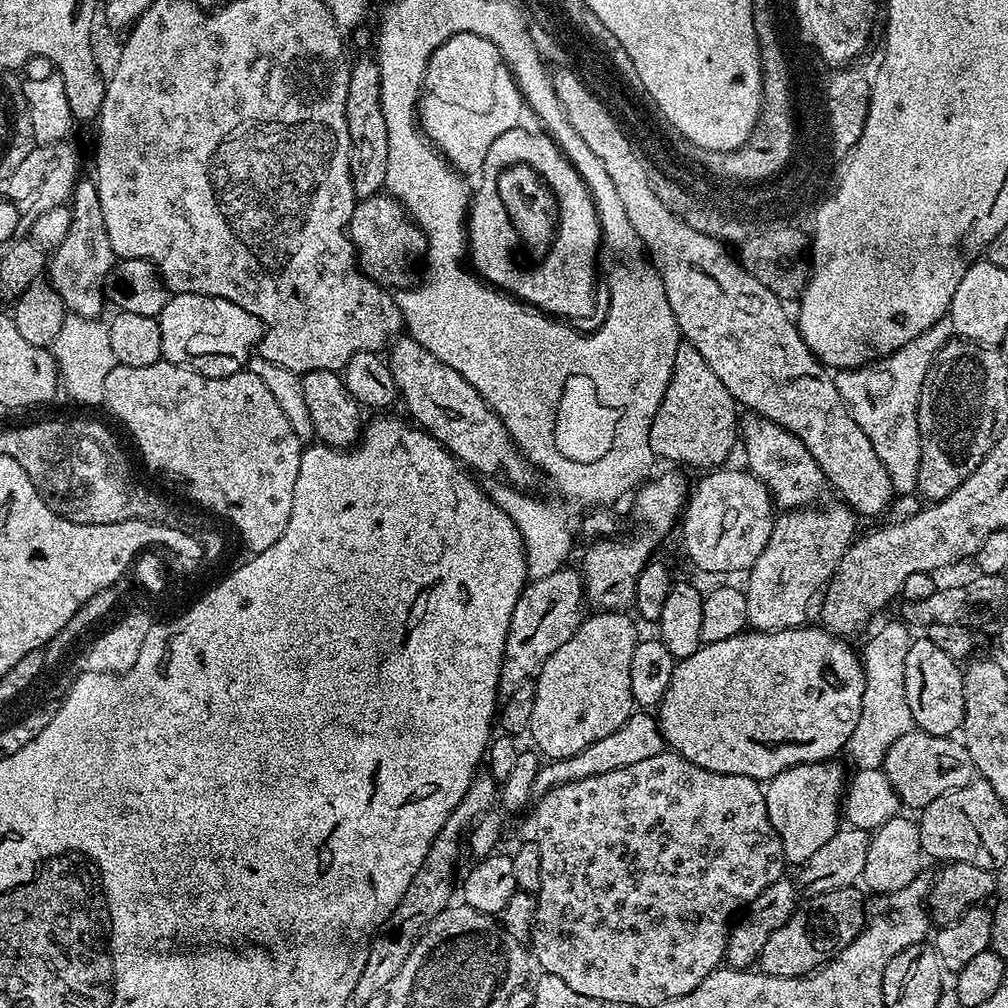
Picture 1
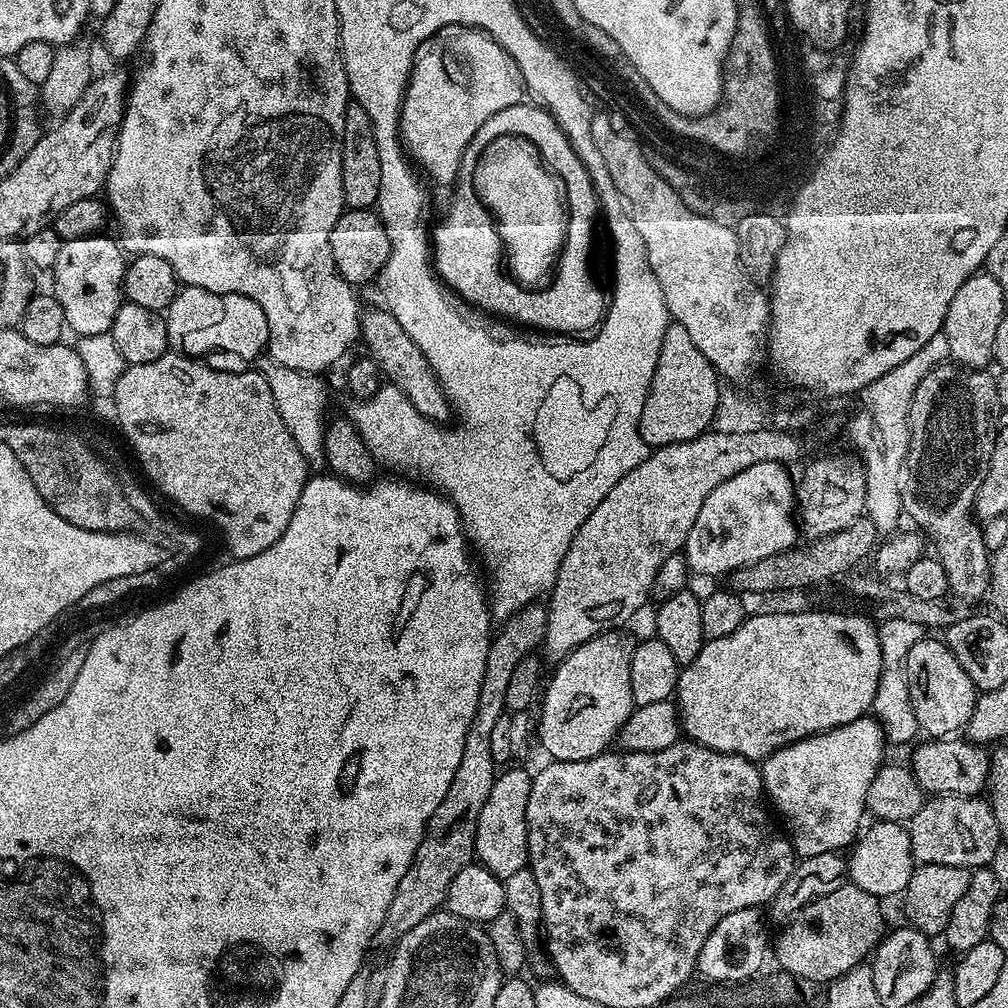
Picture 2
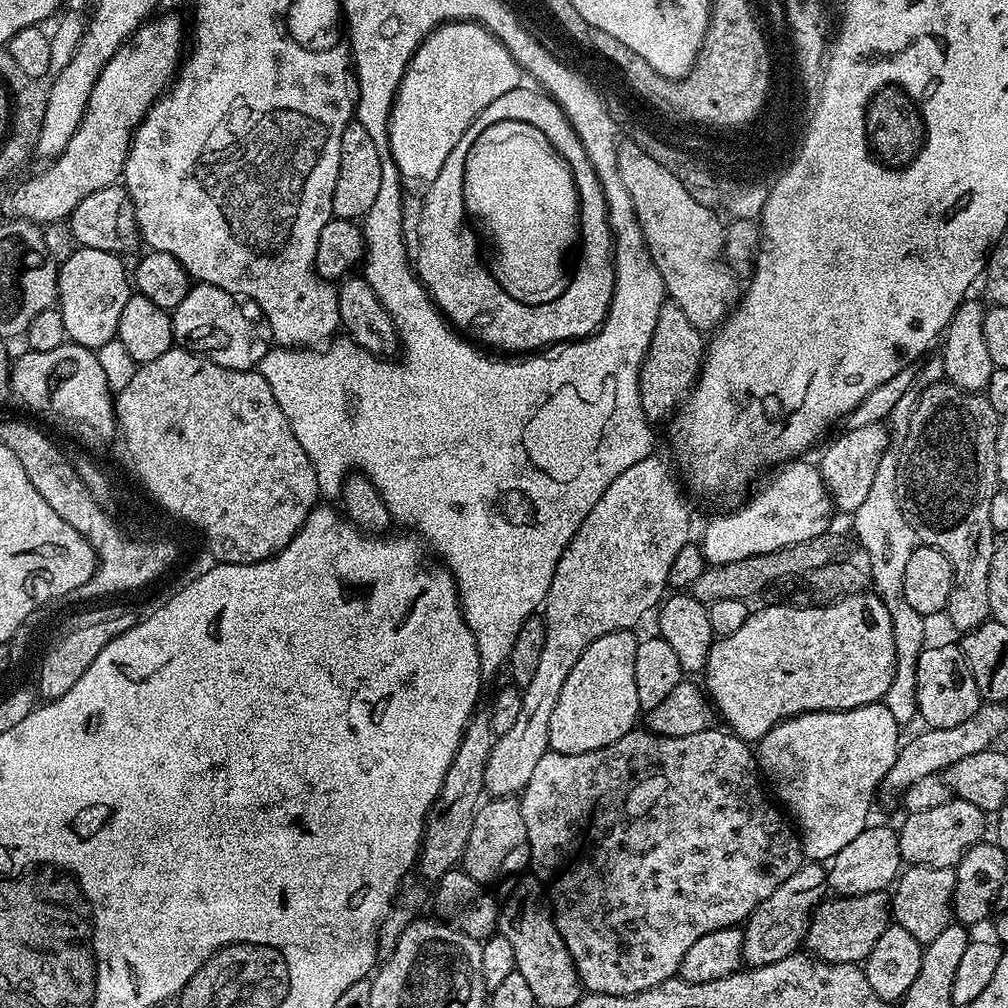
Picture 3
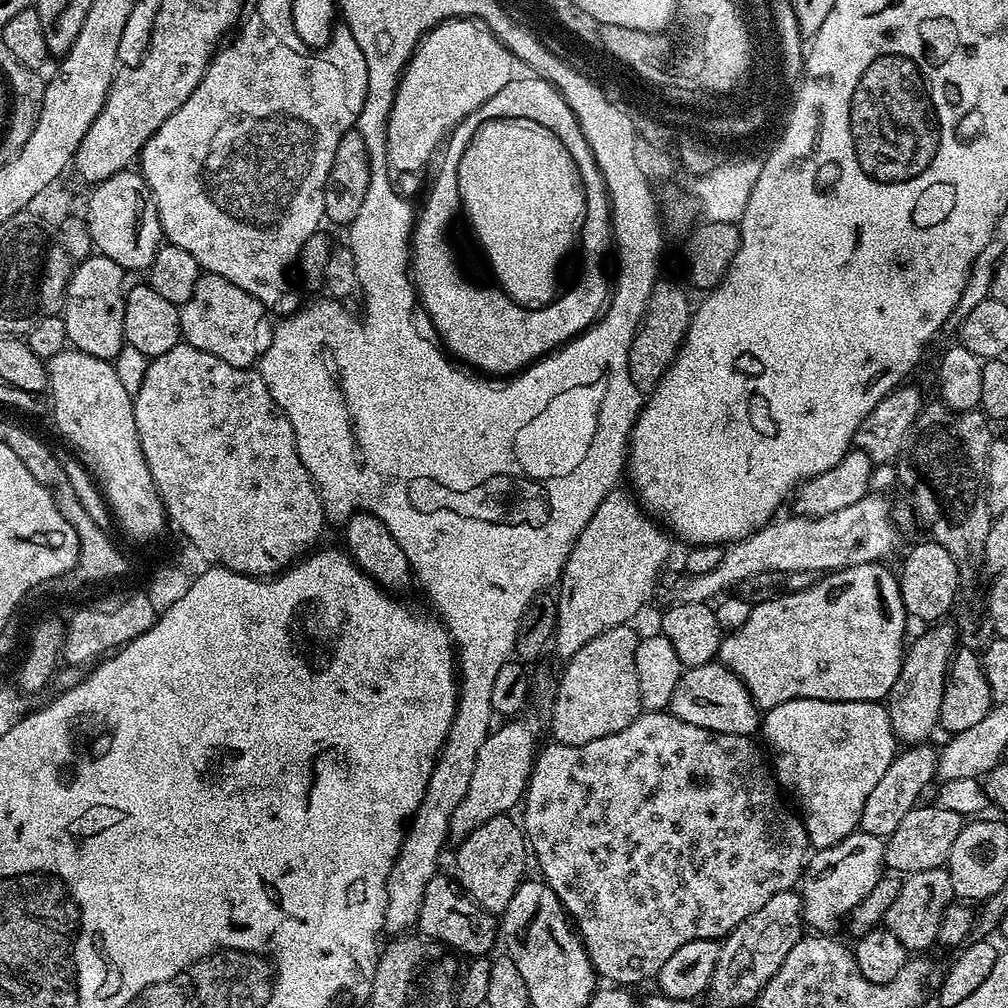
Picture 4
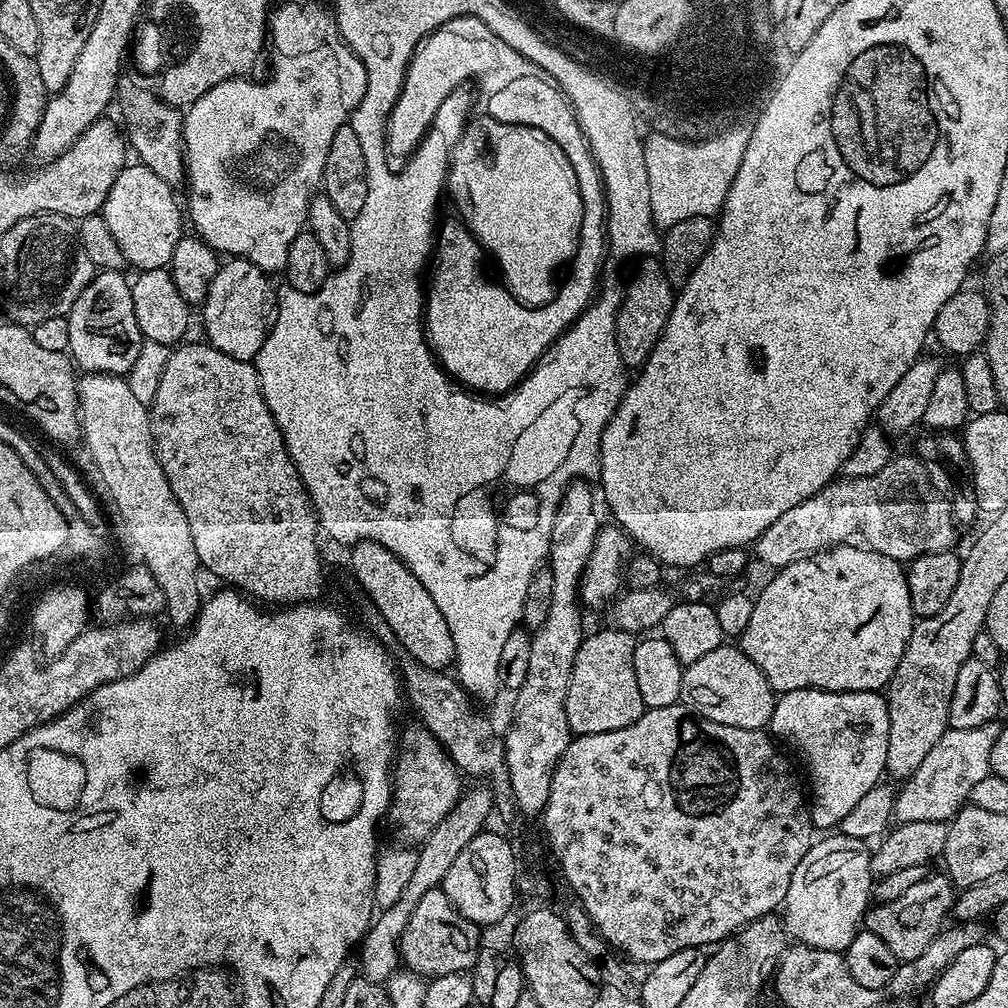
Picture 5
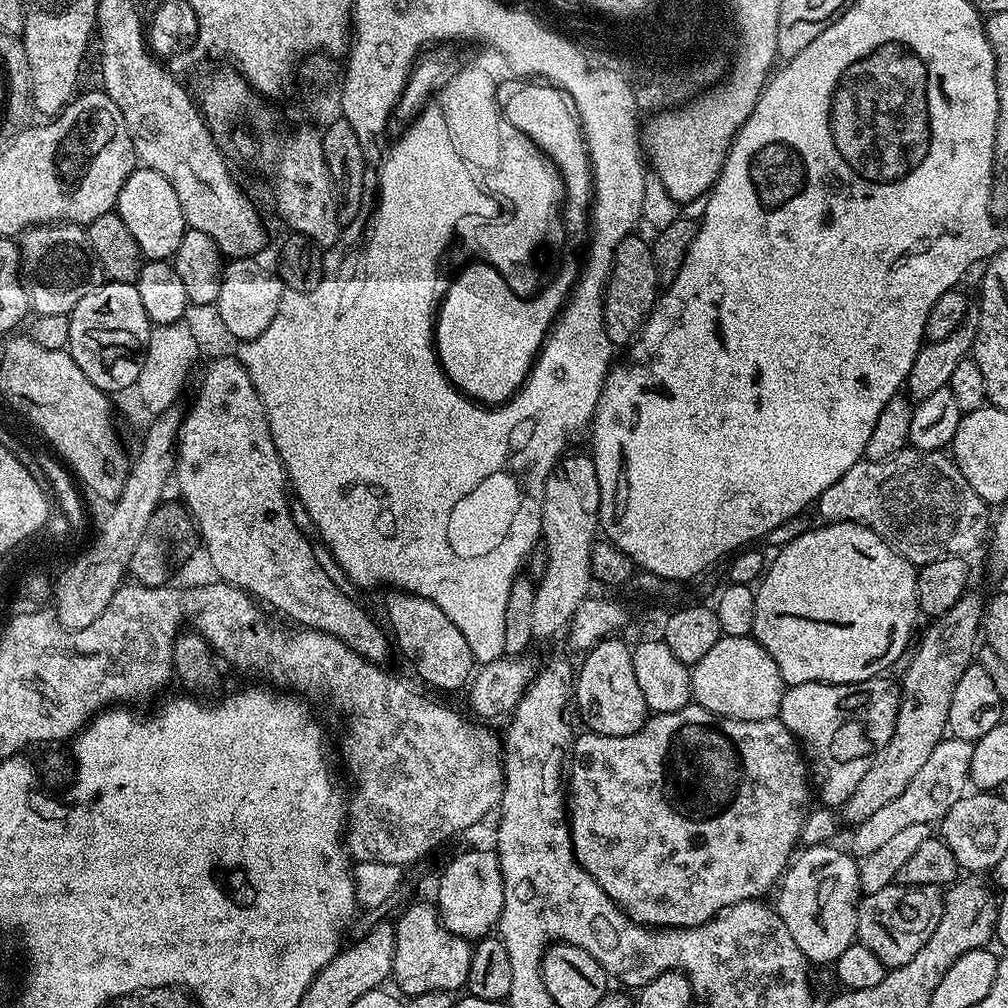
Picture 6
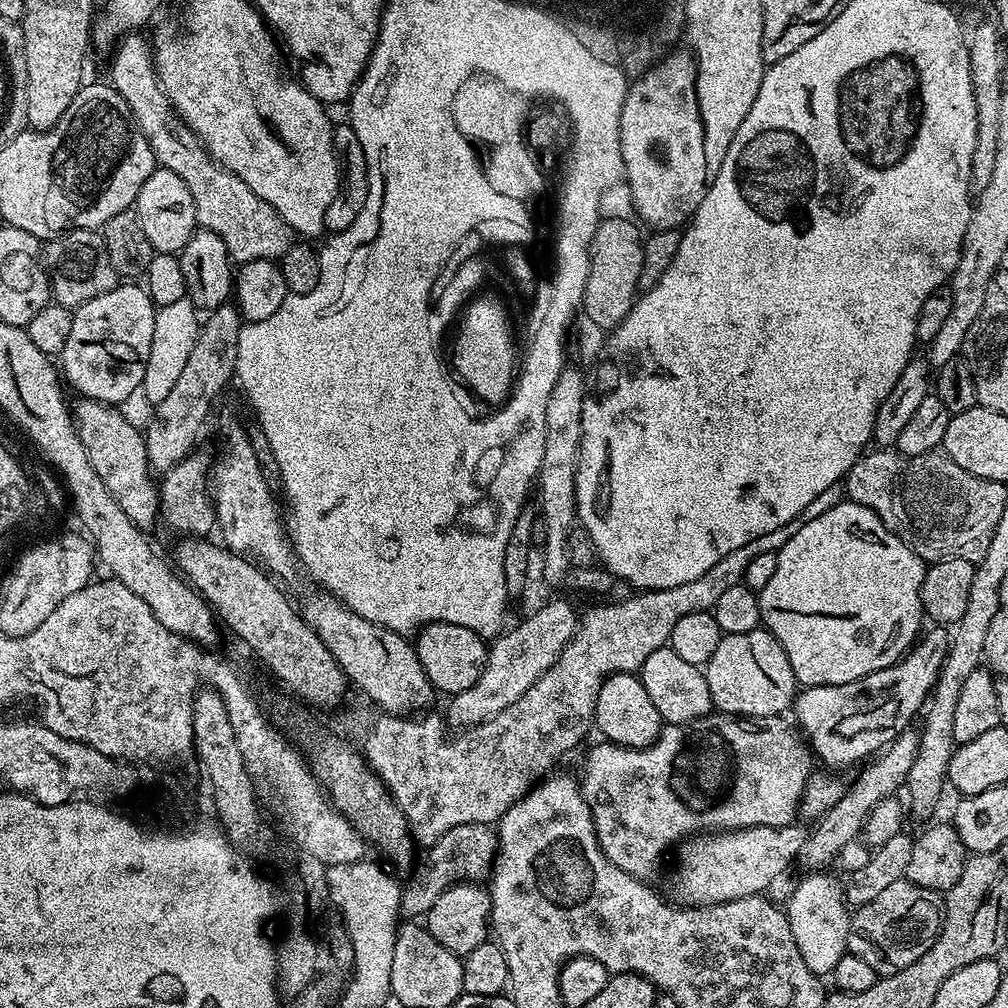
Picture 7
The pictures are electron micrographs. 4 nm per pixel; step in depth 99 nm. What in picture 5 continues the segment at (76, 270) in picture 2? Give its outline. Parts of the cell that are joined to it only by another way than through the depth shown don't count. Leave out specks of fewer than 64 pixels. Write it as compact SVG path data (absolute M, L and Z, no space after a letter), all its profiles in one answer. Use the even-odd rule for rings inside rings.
M120 270L97 271L68 312L68 352L81 369L84 367L85 373L105 372L108 376L124 376L132 369L134 358L138 358L138 350L145 342L138 320L134 318L132 286L124 274Z

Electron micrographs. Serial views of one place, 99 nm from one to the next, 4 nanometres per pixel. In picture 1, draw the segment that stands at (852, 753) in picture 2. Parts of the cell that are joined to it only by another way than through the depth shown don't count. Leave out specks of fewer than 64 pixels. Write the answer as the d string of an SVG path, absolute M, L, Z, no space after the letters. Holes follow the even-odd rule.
M836 762L799 764L786 769L764 788L766 814L780 836L784 859L789 865L807 864L819 848L826 846L842 824L842 797L846 791L846 772Z

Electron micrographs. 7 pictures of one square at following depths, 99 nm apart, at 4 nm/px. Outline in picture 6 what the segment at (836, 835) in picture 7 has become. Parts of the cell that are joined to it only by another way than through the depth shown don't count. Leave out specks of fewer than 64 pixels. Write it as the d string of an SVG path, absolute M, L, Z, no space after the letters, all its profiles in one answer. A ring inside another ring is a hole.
M975 591L965 592L964 597L954 604L946 614L935 617L932 624L920 636L920 645L911 653L912 661L904 672L904 681L899 681L900 705L896 715L894 734L890 734L890 742L882 746L882 750L873 758L870 770L862 774L862 782L858 782L858 790L850 794L850 798L842 806L842 816L852 826L862 823L870 814L886 806L886 802L894 802L910 781L922 770L922 765L934 754L934 746L945 739L950 714L950 698L954 686L958 686L958 678L974 662L978 652L976 636L981 635L984 618L985 601L979 600Z

